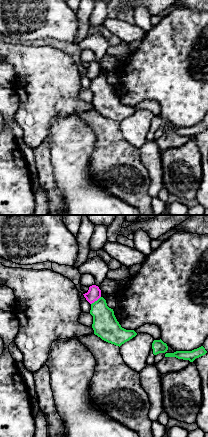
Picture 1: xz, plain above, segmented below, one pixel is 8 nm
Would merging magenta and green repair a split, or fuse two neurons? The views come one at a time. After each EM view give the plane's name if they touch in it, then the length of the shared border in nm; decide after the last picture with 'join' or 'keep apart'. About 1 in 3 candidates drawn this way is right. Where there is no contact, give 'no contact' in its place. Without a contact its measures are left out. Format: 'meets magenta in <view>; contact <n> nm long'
meets magenta in xz; contact 100 nm long

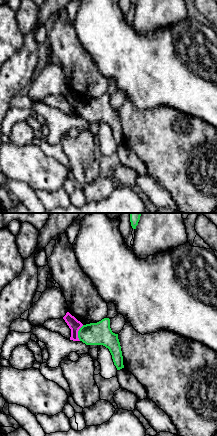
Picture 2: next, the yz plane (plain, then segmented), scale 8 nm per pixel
meets magenta in yz; contact 130 nm long

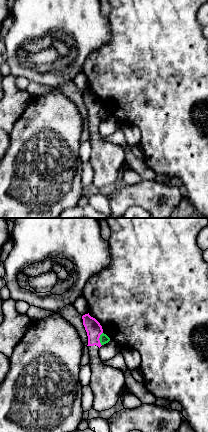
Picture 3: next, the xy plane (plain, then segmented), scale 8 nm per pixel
meets magenta in xy; contact 110 nm long

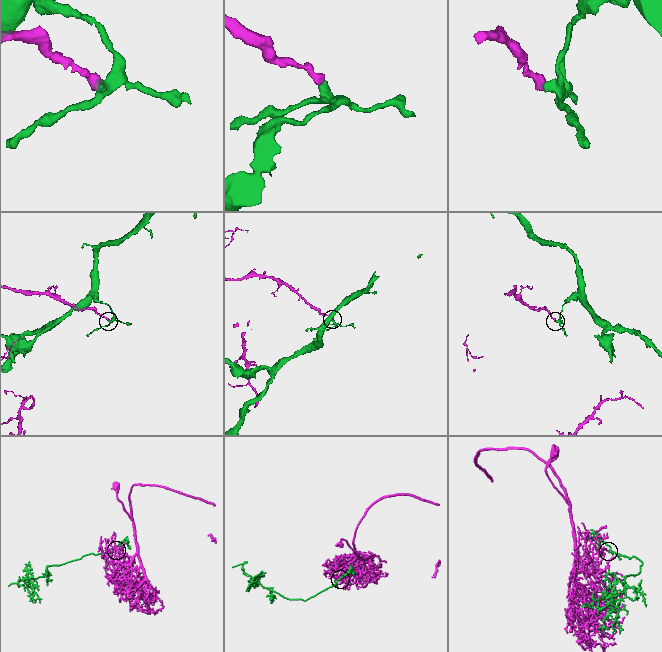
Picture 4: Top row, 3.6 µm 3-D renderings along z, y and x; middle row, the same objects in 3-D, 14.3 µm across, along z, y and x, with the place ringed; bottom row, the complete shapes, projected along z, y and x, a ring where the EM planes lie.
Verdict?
keep apart

